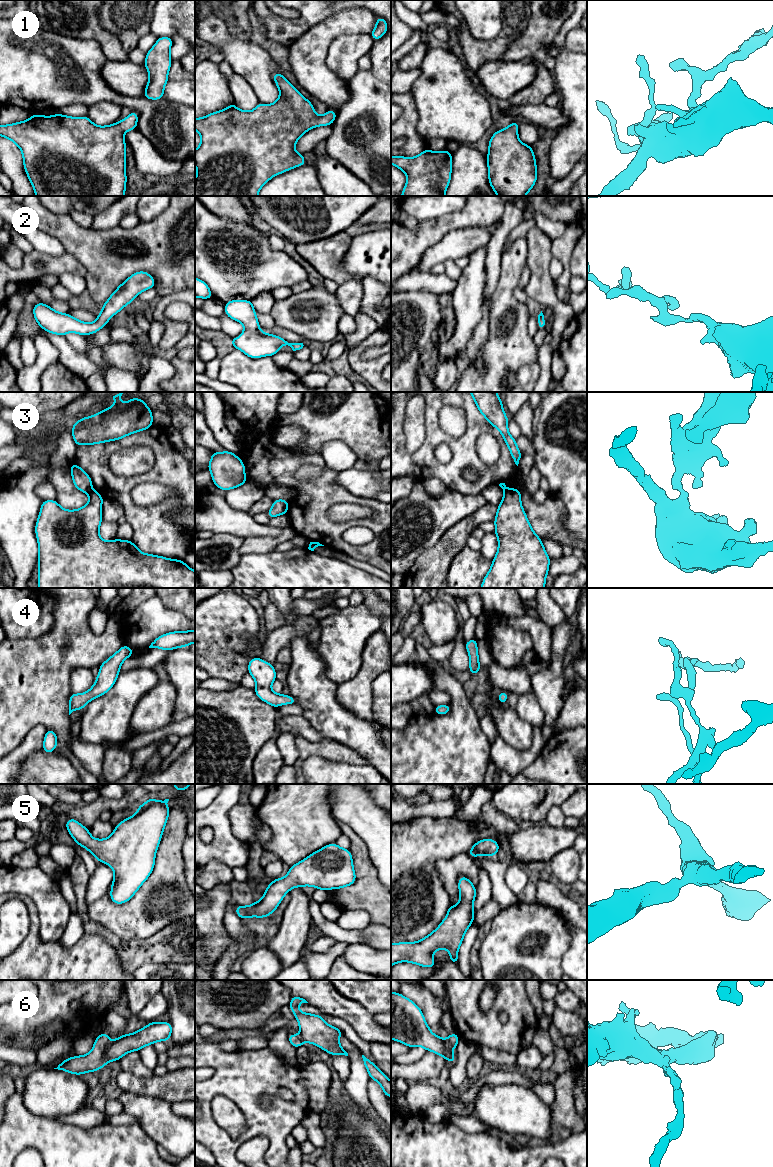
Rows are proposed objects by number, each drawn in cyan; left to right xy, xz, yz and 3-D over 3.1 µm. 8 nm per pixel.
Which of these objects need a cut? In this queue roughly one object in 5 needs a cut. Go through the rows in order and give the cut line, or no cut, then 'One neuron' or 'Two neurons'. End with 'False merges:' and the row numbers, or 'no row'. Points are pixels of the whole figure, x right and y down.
1: No split. One neuron
2: No split. One neuron
3: Split along xy (91, 488), (86, 492). Two neurons
4: No split. One neuron
5: No split. One neuron
6: No split. One neuron
False merges: 3

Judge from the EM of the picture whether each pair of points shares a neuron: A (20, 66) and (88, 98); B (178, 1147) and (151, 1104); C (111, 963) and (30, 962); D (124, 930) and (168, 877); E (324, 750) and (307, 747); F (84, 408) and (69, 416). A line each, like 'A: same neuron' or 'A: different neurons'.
A: same neuron
B: same neuron
C: same neuron
D: same neuron
E: same neuron
F: same neuron

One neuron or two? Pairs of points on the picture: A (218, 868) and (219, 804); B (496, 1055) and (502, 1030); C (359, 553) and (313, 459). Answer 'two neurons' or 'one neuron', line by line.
A: two neurons
B: two neurons
C: one neuron

